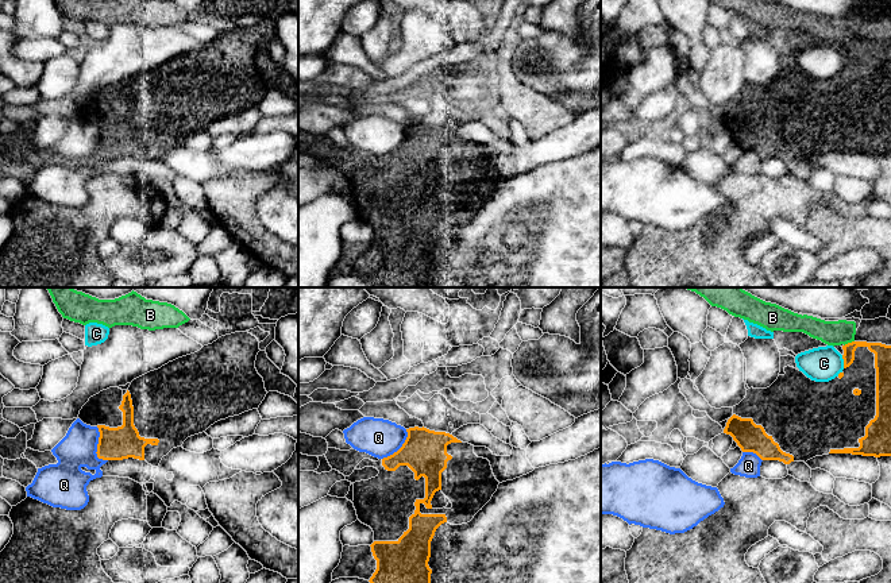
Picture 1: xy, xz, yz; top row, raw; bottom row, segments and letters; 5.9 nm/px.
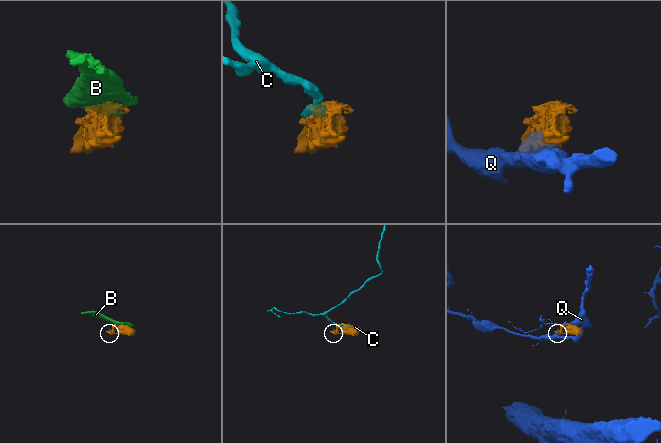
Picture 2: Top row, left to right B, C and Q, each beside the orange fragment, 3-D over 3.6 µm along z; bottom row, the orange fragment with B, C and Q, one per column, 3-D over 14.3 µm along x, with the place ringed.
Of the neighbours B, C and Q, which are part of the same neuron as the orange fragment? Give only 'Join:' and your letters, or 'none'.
Join: none

